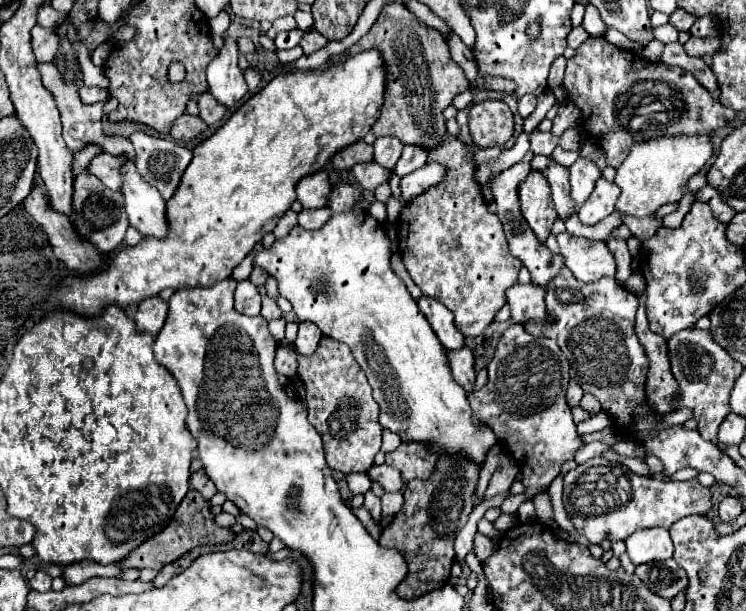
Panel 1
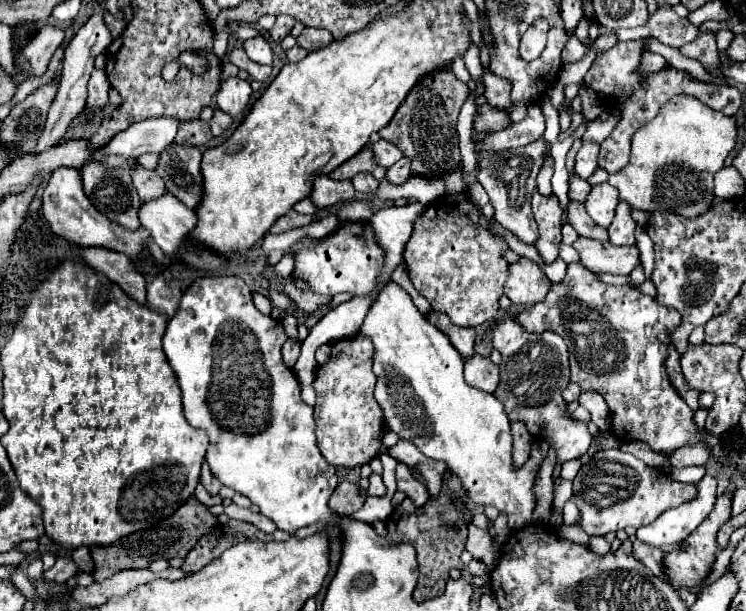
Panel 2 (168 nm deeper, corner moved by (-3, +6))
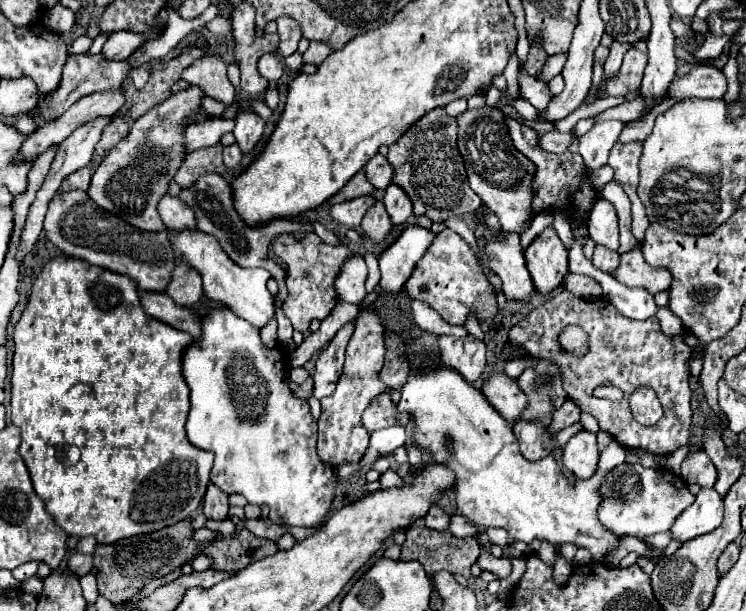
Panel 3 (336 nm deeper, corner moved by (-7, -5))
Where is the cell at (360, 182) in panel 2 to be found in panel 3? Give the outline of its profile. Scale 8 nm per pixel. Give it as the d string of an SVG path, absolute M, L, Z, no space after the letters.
M378 200L378 204L370 208L362 220L362 234L368 236L374 244L380 244L386 240L390 230L392 230L392 222L384 212L384 204Z

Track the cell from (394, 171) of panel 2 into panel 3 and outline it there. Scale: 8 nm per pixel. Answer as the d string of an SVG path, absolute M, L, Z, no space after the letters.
M390 184L386 188L382 204L384 204L384 208L386 208L386 212L388 212L394 226L406 224L412 216L412 202L404 194L404 190L400 190L396 184Z

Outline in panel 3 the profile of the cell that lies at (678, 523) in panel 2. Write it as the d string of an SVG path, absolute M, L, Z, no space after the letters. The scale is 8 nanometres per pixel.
M702 488L696 502L674 522L674 540L692 540L696 536L708 534L722 524L722 496L714 488Z

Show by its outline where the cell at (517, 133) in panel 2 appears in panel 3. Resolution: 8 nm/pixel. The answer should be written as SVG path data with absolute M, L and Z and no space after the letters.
M570 130L566 134L560 132L548 132L548 134L540 134L540 148L544 148L546 152L554 152L554 154L562 154L568 150L568 146L572 144L572 140L576 138L576 132Z

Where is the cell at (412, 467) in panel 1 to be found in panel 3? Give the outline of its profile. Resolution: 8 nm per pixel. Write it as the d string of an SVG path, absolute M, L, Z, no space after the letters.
M450 516L450 532L456 536L456 538L478 538L482 532L480 528L472 526L468 520L464 520L462 516Z

